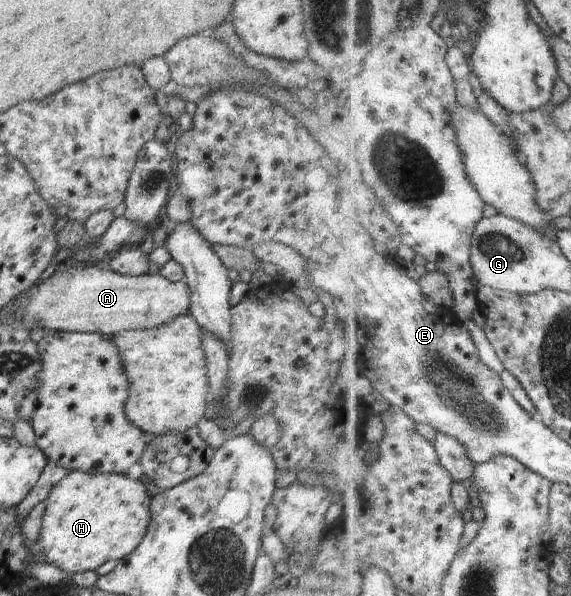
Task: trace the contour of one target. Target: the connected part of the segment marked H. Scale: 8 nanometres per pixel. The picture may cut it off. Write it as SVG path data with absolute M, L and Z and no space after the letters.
M72 471L52 487L45 501L46 510L36 544L43 550L48 563L70 575L95 571L108 560L127 557L142 542L151 521L151 497L146 487L140 480L131 480L120 473L94 475L92 472Z

